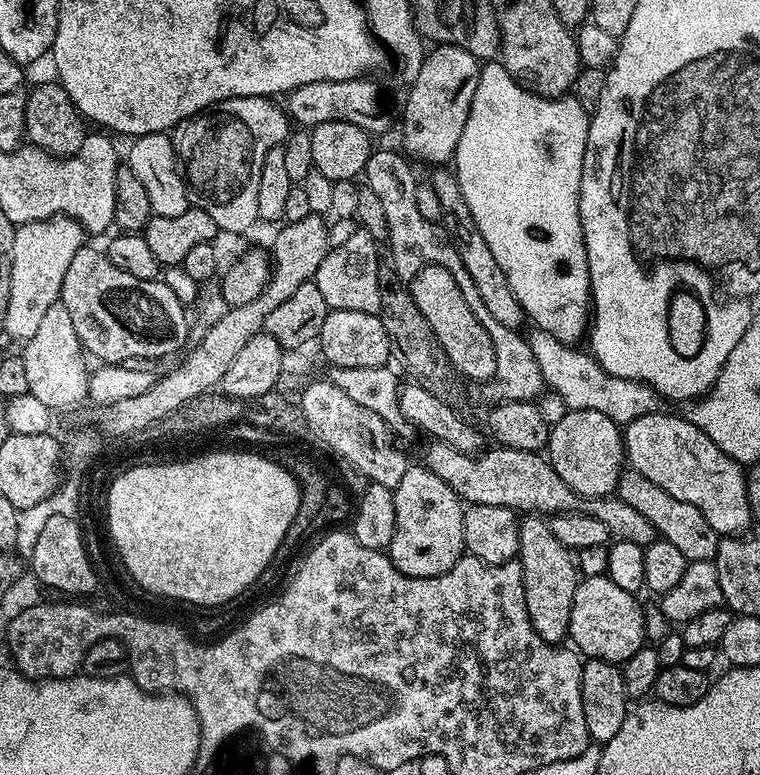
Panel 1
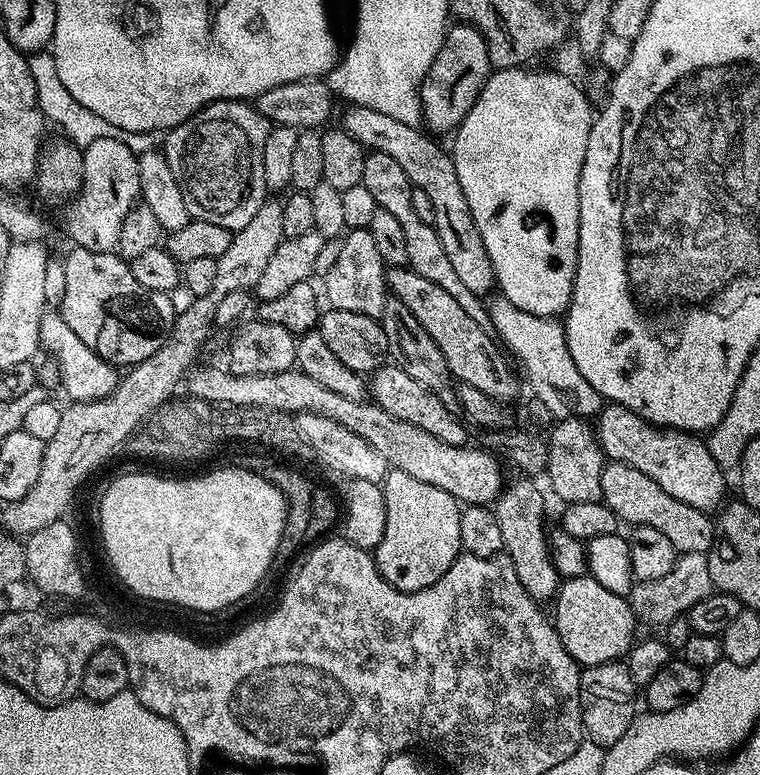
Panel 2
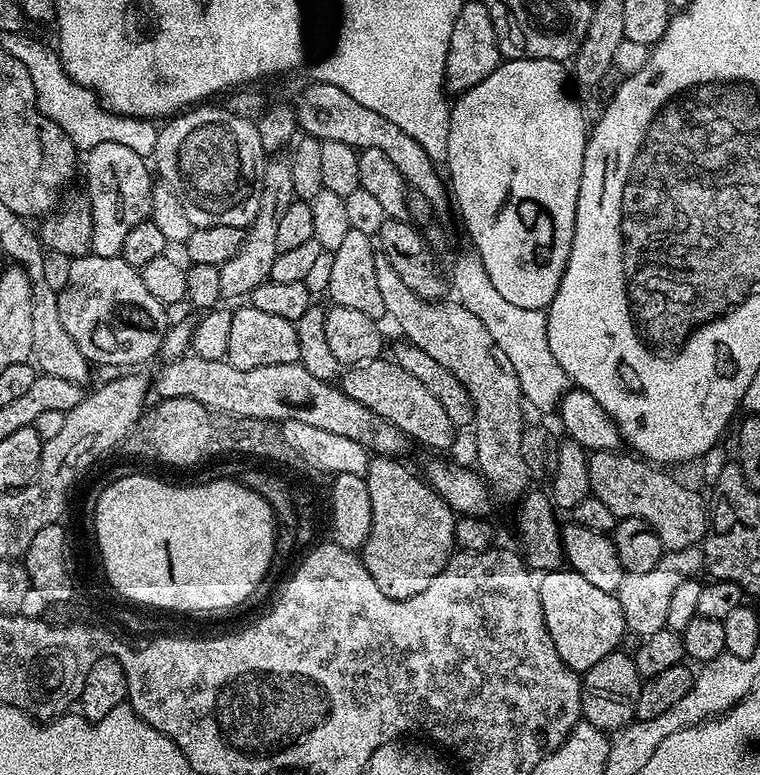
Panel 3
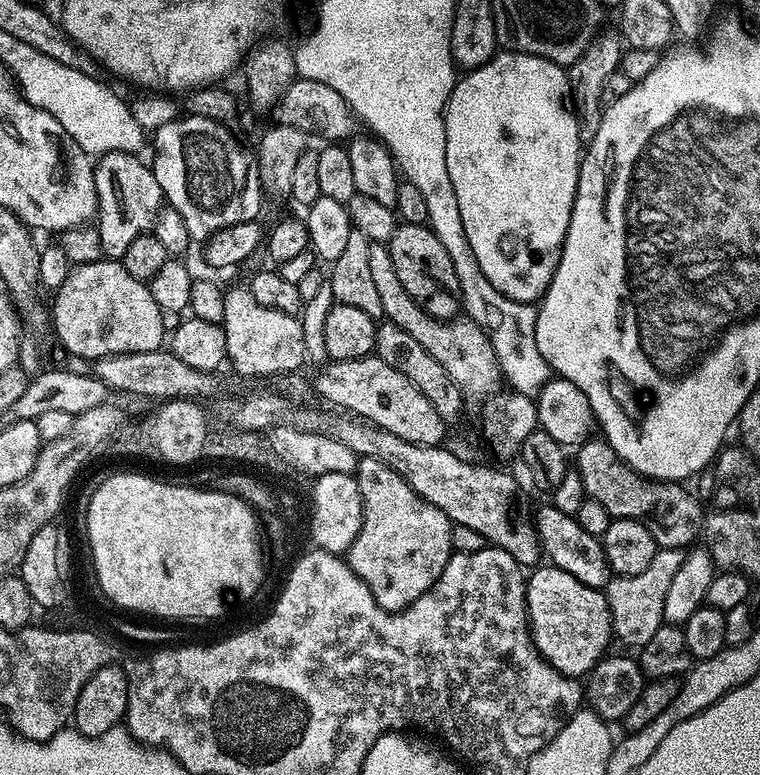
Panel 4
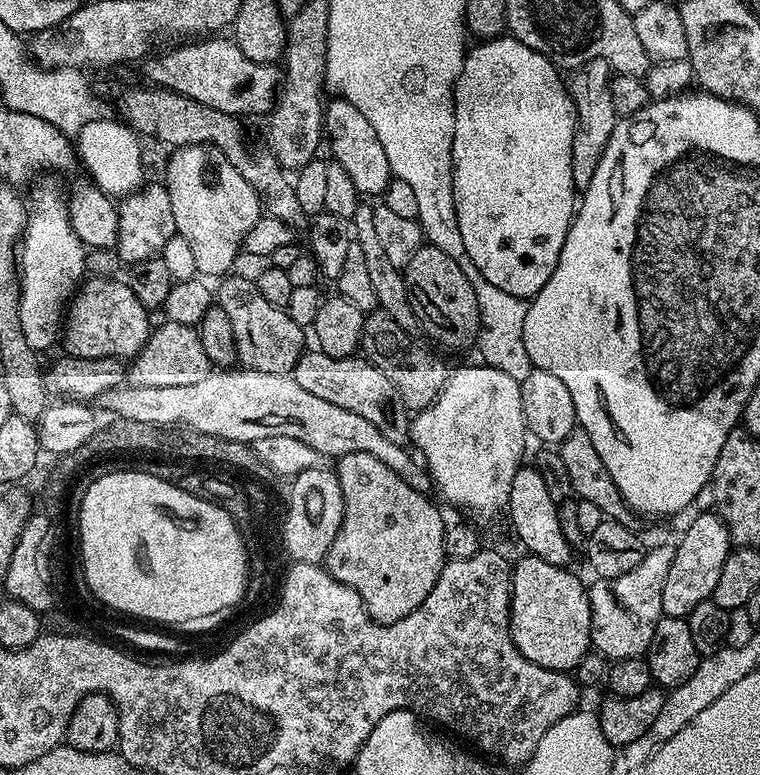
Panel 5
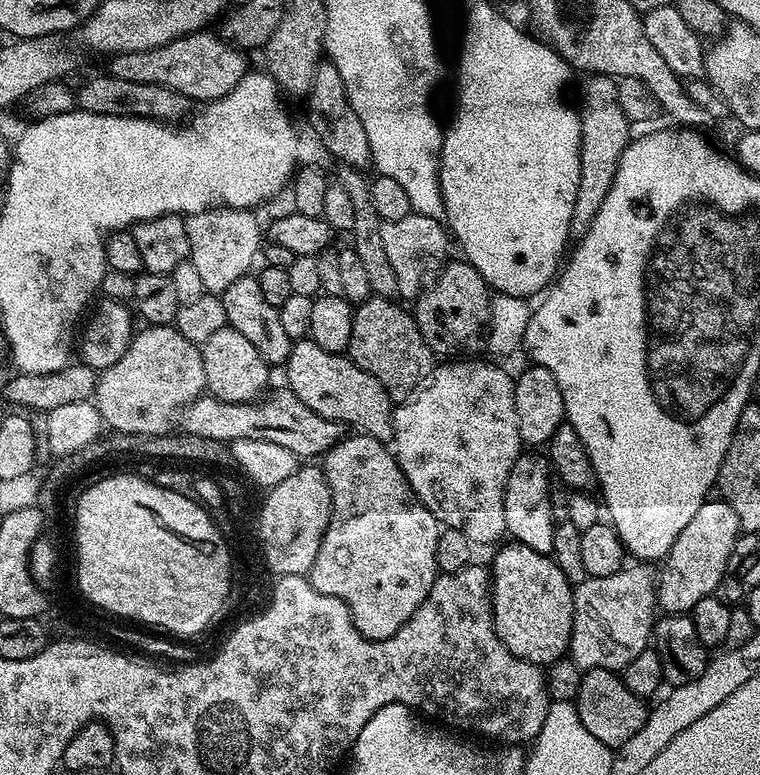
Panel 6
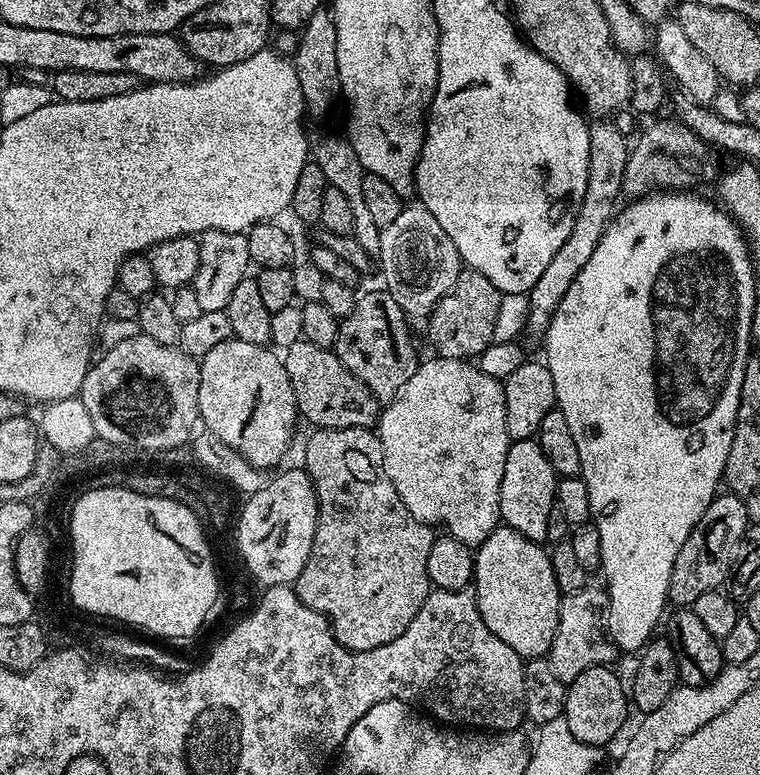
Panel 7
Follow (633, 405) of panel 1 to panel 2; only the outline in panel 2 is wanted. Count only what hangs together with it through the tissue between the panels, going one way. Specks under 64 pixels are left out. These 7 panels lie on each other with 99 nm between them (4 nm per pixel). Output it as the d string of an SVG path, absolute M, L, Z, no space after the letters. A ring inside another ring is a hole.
M503 298L493 299L491 303L487 305L492 319L491 331L513 357L516 355L520 359L519 367L526 384L528 379L528 384L532 387L531 395L541 399L556 420L568 420L571 416L595 417L602 407L602 398L598 390L594 390L594 386L590 386L590 382L582 378L578 366L574 366L563 323L551 316L539 316L526 310L518 310L514 302Z

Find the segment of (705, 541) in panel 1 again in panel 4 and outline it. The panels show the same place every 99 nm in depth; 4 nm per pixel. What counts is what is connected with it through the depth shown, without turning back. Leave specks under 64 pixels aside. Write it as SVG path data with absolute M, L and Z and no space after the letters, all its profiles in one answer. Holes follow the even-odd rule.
M589 438L575 452L574 471L582 478L587 499L600 503L617 520L642 522L642 526L654 534L654 542L661 548L687 549L697 543L706 512L703 507L700 509L699 502L684 489L687 487L683 483L649 480L639 476L620 461L603 438Z

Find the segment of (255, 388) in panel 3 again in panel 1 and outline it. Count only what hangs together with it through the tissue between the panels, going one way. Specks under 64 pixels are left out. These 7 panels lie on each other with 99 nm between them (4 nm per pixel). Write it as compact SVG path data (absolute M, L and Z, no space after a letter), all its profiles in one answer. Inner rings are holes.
M432 440L424 452L423 467L429 468L454 494L460 496L465 505L481 504L482 506L506 506L513 508L517 514L543 514L553 516L559 512L585 512L598 522L603 522L609 537L626 542L652 544L657 534L648 519L638 514L631 506L626 506L620 497L610 496L580 496L554 470L547 455L540 452L527 452L499 446L489 447L475 456L462 454L462 450L454 450L454 446L446 446L440 440Z

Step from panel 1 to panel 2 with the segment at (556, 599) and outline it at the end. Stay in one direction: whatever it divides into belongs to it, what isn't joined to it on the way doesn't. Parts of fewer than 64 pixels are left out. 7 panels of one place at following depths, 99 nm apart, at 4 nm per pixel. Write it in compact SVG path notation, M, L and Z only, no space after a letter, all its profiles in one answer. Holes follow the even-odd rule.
M520 479L524 480L516 480L513 484L511 481L494 505L498 526L502 530L504 552L510 558L510 562L514 562L514 570L529 601L551 601L560 590L562 577L552 561L549 533L544 533L544 496L535 484L535 479Z

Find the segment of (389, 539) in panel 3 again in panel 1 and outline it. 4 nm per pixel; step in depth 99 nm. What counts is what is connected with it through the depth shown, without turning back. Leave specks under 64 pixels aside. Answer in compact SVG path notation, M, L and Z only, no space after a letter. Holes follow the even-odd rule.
M410 466L406 474L402 474L402 482L394 490L394 538L386 550L386 555L392 559L392 565L402 574L414 578L434 578L442 573L450 571L465 555L464 539L462 538L462 514L465 505L460 496L423 466Z

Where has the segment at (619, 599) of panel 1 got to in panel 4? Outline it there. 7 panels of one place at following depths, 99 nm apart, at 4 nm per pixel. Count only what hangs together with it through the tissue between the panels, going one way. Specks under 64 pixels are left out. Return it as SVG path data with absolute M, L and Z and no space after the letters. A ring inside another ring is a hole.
M551 566L537 567L526 583L528 627L537 650L562 674L573 678L587 677L596 663L604 659L609 651L608 643L614 640L607 595L599 588L578 582L574 574Z

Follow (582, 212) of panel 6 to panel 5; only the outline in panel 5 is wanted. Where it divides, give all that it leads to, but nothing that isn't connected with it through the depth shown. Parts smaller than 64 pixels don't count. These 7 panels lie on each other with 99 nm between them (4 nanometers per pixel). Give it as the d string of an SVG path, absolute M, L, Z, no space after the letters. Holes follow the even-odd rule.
M591 60L581 68L575 69L571 73L572 80L570 76L566 84L576 118L574 142L570 150L570 170L572 181L578 190L590 186L590 178L594 178L594 170L598 168L602 150L606 148L606 142L610 142L610 134L614 134L618 117L614 110L614 102L610 102L610 82L613 75L611 66L605 60Z

